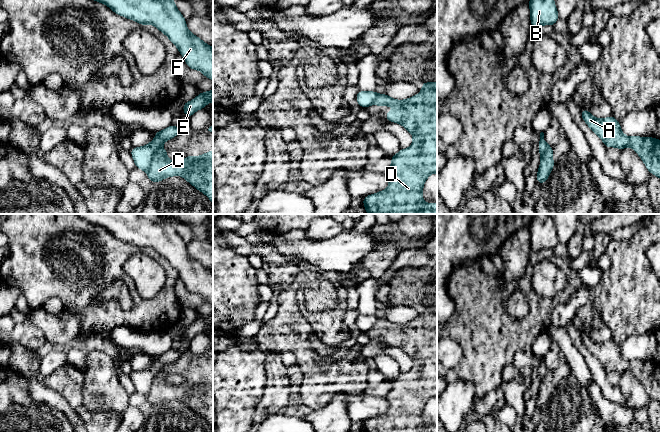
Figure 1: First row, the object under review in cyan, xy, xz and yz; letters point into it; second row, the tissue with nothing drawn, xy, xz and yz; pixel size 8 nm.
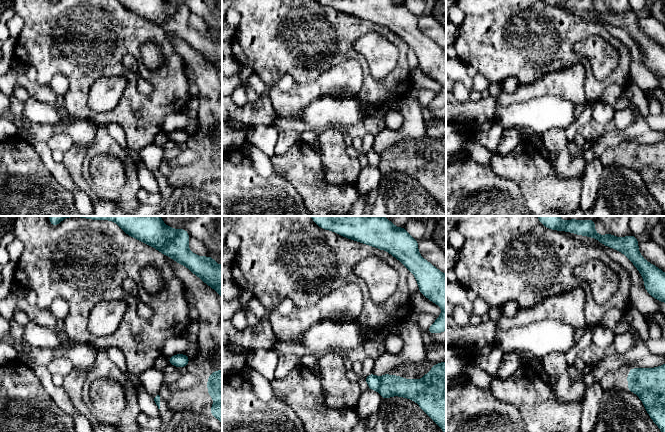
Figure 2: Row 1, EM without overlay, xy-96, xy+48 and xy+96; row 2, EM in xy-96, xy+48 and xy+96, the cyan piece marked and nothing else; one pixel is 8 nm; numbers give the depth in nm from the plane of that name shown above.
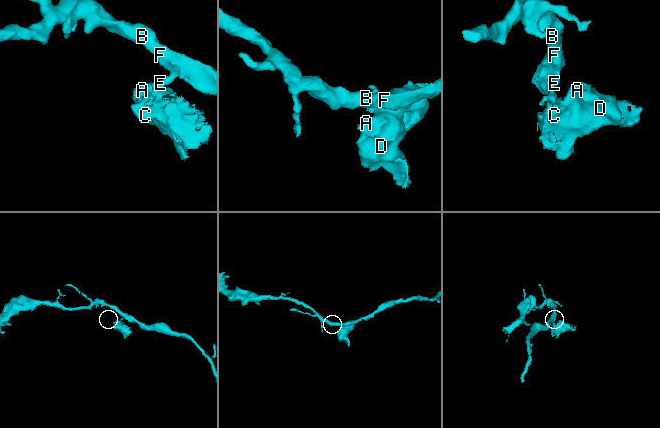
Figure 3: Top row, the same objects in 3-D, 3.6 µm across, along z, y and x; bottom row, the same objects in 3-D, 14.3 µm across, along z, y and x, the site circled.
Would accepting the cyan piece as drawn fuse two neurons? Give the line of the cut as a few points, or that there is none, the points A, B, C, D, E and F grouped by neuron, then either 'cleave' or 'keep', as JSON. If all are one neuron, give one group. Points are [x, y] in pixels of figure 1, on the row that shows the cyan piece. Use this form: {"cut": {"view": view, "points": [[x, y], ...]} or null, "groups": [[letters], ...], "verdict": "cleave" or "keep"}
{"cut": {"view": "xy", "points": [[161, 145], [153, 153], [151, 165], [147, 172]]}, "groups": [["A", "C", "D"], ["B", "E", "F"]], "verdict": "cleave"}

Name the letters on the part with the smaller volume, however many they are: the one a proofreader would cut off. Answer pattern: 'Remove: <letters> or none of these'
Remove: A, C, D

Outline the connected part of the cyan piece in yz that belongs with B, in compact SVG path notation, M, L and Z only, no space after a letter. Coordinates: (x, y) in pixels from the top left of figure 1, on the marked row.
M529 0L528 4L532 28L544 25L554 26L559 19L554 0Z

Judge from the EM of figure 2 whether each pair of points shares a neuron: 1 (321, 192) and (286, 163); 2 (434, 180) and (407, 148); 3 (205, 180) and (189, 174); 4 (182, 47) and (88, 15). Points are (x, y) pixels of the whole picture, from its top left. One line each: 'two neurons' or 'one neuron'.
1: one neuron
2: one neuron
3: one neuron
4: two neurons

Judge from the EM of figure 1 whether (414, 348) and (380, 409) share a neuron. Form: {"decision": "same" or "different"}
{"decision": "different"}

